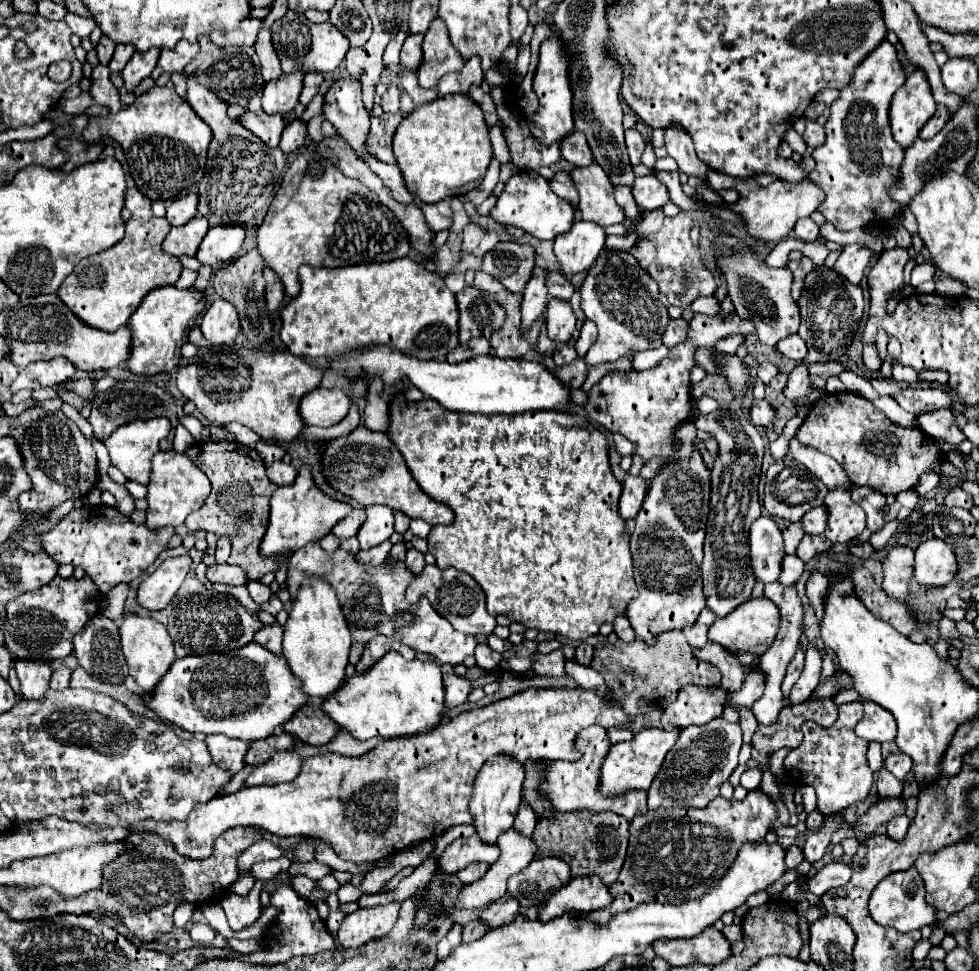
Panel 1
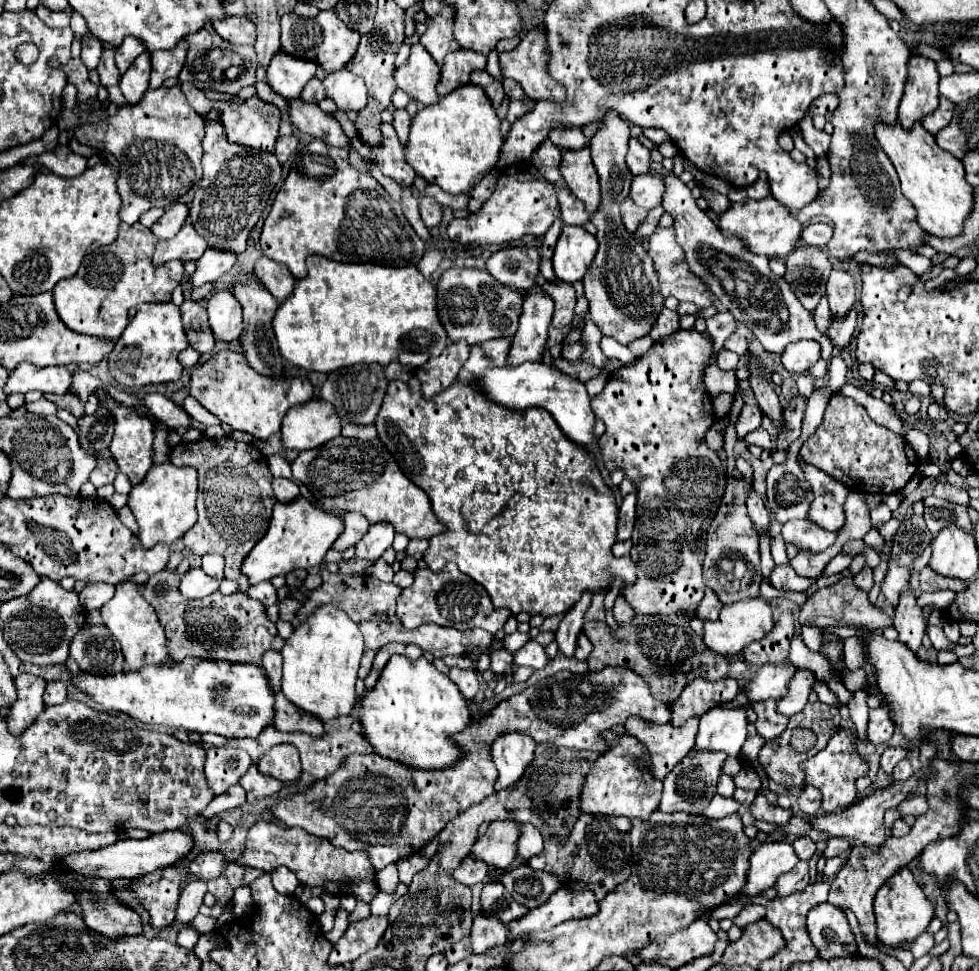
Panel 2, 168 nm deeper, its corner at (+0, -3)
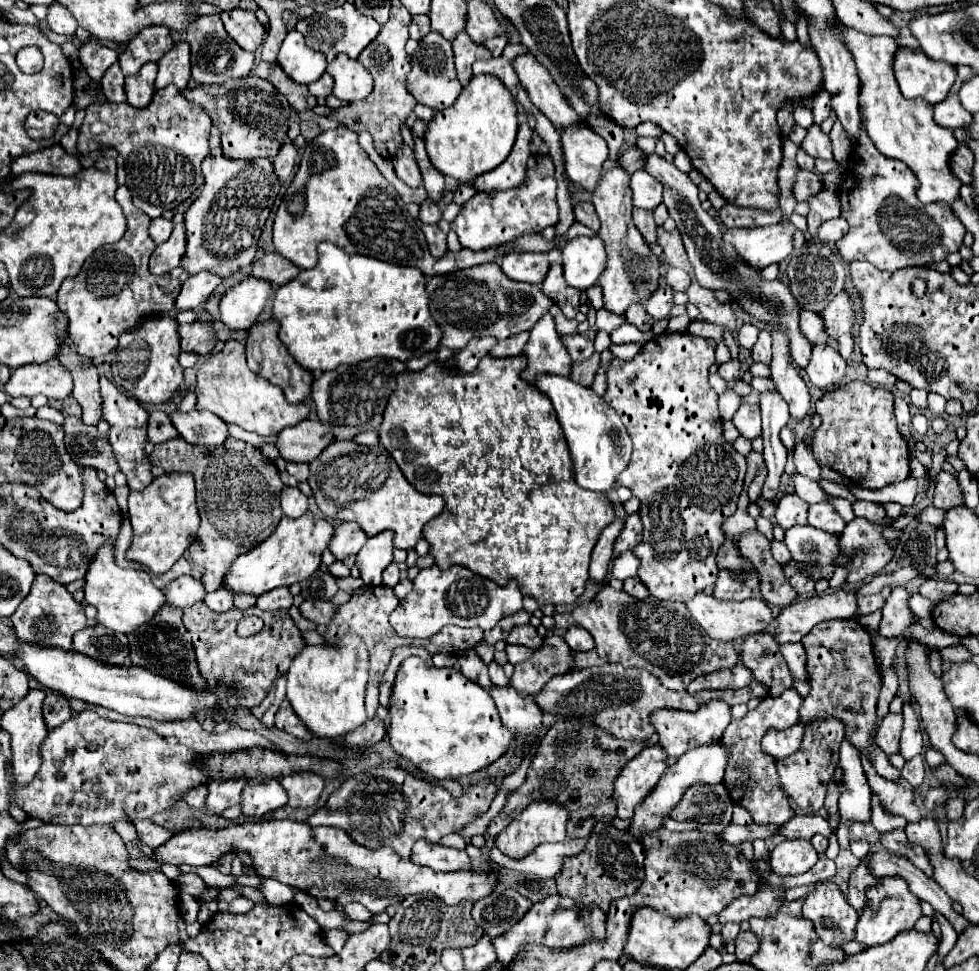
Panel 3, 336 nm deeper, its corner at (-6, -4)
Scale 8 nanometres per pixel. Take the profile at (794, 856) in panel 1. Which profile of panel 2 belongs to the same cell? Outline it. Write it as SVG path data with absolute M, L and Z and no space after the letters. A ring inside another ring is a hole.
M797 837L797 839L793 841L793 849L795 849L797 857L799 857L799 859L805 859L805 861L809 861L809 859L815 855L815 851L817 851L813 839L809 839L809 837Z

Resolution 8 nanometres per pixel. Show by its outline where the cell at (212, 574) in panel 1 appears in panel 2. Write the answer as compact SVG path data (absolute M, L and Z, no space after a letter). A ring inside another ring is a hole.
M191 569L183 575L179 591L181 595L185 595L187 599L197 599L197 597L205 597L211 595L219 589L219 581L209 577L203 569Z

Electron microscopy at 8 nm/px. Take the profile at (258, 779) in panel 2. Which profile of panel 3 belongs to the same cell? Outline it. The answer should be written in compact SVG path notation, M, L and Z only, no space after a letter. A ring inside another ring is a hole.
M269 780L269 784L245 784L241 804L245 816L261 818L277 808L283 808L287 804L287 792L277 780Z

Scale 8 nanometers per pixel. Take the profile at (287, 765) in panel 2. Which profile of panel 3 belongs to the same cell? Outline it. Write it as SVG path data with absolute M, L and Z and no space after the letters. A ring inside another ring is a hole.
M297 772L293 776L285 776L285 780L279 782L289 794L291 808L309 808L323 792L323 778L309 772Z

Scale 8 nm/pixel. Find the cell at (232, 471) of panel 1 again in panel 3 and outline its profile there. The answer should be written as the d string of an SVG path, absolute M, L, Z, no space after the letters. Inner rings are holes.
M229 436L217 448L193 448L181 438L157 444L149 456L151 464L161 466L165 472L191 472L197 484L197 508L201 526L195 542L189 546L191 560L205 568L205 592L215 592L221 586L221 576L229 564L243 552L261 544L277 528L283 512L279 506L279 492L285 486L279 478L277 466L261 456L261 452Z

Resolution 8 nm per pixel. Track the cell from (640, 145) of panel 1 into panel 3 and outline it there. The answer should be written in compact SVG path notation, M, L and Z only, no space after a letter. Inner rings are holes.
M629 148L627 152L623 152L617 160L617 164L627 172L627 174L633 174L637 170L643 168L645 164L645 154L639 150L639 148Z

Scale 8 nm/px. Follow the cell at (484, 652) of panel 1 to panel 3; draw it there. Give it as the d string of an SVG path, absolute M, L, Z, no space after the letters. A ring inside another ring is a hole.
M507 646L507 656L509 656L509 662L511 664L519 664L527 658L531 658L533 650L527 648L527 646Z

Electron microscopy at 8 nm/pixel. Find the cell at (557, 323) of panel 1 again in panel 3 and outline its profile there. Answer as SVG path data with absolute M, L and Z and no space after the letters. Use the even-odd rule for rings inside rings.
M553 262L545 280L541 282L541 290L545 292L545 296L549 296L559 310L567 316L567 318L575 318L575 314L579 312L579 296L581 292L577 292L577 288L571 288L565 278L563 278L563 266L559 262Z

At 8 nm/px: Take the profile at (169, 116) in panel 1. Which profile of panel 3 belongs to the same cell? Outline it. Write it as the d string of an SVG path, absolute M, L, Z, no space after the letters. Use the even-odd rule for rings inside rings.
M167 86L157 90L151 104L143 110L133 108L127 102L105 102L105 110L101 112L99 104L101 102L95 102L93 110L87 110L85 122L79 128L79 148L81 152L95 148L97 144L115 148L123 156L123 162L127 162L127 188L133 204L149 218L157 218L163 212L173 210L203 186L201 162L209 154L211 120L201 106L189 104L181 96L179 88ZM99 120L105 122L105 130L93 136L91 124Z

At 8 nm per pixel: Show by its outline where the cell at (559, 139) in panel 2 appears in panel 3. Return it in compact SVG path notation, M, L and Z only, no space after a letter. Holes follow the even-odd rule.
M519 54L515 60L511 60L511 64L519 76L519 82L527 88L533 104L555 126L565 128L579 122L579 116L573 112L573 108L569 108L567 100L561 96L561 90L557 88L557 84L553 84L547 68L541 68L533 54Z

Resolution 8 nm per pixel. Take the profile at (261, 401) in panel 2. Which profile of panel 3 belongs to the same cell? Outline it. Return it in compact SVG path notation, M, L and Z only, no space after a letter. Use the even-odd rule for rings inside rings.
M227 340L223 350L213 354L201 364L197 380L197 410L209 410L229 424L237 424L247 432L259 436L271 436L287 426L295 426L307 418L309 408L305 404L287 404L281 388L269 380L253 374L245 360L245 346L235 340Z

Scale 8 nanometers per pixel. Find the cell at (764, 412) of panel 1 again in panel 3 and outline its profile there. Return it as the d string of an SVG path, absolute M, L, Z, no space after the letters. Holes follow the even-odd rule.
M743 402L733 416L733 424L745 438L759 438L761 436L761 414L757 404Z

